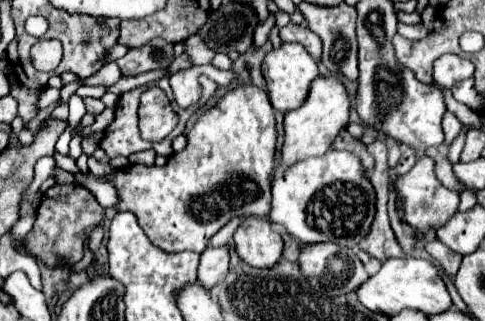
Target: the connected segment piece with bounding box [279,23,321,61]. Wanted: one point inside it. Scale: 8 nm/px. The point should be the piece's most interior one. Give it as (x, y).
(290, 33)

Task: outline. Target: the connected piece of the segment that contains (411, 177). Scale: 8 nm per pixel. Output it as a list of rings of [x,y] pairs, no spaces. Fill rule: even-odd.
[[[421,157],[409,173],[399,175],[395,179],[395,193],[401,197],[403,205],[403,223],[407,223],[413,229],[413,233],[427,233],[431,229],[439,229],[457,213],[459,207],[459,193],[443,187],[435,177],[433,167],[433,159]]]

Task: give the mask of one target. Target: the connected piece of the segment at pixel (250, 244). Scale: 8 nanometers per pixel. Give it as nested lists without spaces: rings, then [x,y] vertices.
[[[247,217],[233,237],[239,257],[253,267],[273,267],[283,253],[281,235],[261,217]]]

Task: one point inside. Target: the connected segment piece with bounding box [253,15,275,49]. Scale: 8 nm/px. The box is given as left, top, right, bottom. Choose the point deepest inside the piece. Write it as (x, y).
(262, 32)

